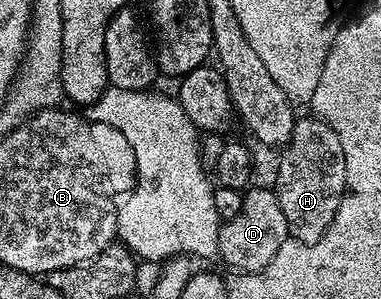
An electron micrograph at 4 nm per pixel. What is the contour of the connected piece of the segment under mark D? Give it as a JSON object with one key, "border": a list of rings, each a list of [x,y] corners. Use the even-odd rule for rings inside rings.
{"border":[[[252,186],[243,196],[241,211],[232,220],[224,222],[219,229],[218,258],[224,259],[236,272],[250,273],[263,271],[273,257],[277,257],[277,249],[288,238],[285,213],[281,213],[281,201],[277,201],[274,190],[270,186]]]}

